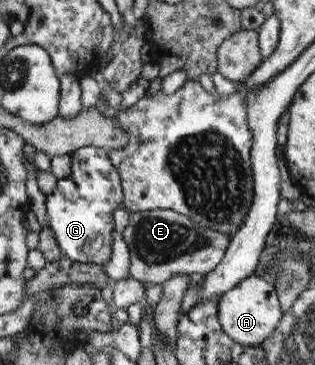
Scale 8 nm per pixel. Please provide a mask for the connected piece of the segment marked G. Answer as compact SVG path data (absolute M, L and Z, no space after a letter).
M87 146L70 153L69 177L60 179L50 196L46 197L49 228L70 261L85 264L104 264L111 260L113 211L123 207L123 183L119 170L113 165L108 150Z

